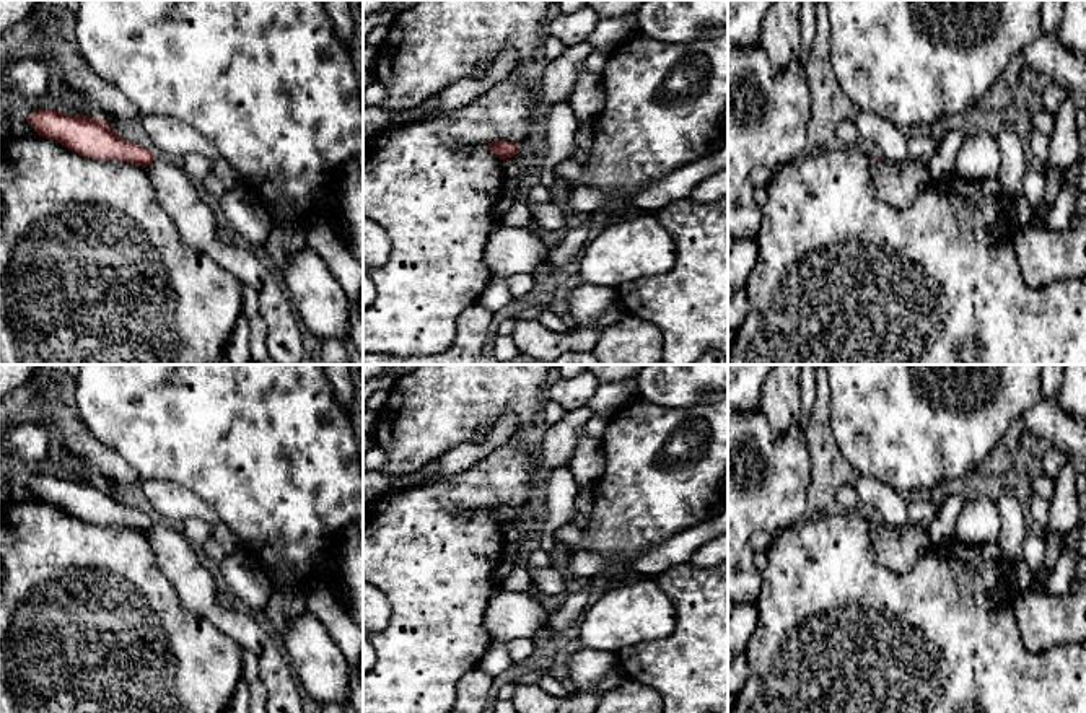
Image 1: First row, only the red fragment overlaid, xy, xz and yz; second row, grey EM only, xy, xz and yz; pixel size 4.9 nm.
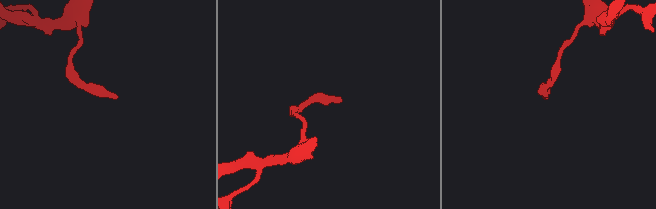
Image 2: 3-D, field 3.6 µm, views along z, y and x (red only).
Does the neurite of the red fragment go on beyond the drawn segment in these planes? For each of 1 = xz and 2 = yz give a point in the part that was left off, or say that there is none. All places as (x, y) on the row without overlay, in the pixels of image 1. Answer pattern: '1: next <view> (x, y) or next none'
1: next none
2: next none

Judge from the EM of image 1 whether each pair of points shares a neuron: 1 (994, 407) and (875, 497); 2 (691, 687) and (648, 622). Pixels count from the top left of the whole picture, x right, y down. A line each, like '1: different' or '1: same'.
1: different
2: different

